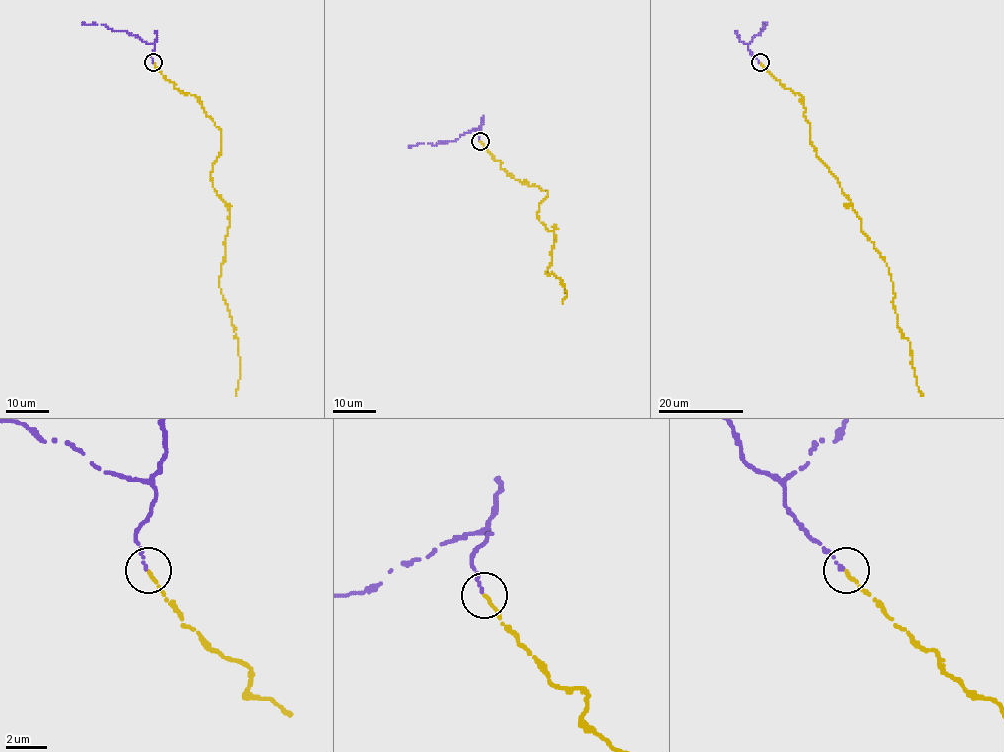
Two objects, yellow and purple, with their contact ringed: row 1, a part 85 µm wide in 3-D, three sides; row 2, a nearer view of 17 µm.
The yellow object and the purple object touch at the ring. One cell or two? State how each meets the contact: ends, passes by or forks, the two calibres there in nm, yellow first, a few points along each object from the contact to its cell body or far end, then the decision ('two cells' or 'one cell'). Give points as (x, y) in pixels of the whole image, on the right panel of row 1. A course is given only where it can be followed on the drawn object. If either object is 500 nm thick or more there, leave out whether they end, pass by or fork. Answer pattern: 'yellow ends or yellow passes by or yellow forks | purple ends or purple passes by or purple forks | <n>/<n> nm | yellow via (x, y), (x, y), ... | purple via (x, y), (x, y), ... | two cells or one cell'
yellow ends | purple ends | 180/160 nm | yellow via (760, 62), (803, 96), (810, 143), (838, 179), (861, 231), (887, 266), (899, 329), (909, 341), (922, 395) | purple via (760, 62), (747, 44), (766, 23) | one cell

